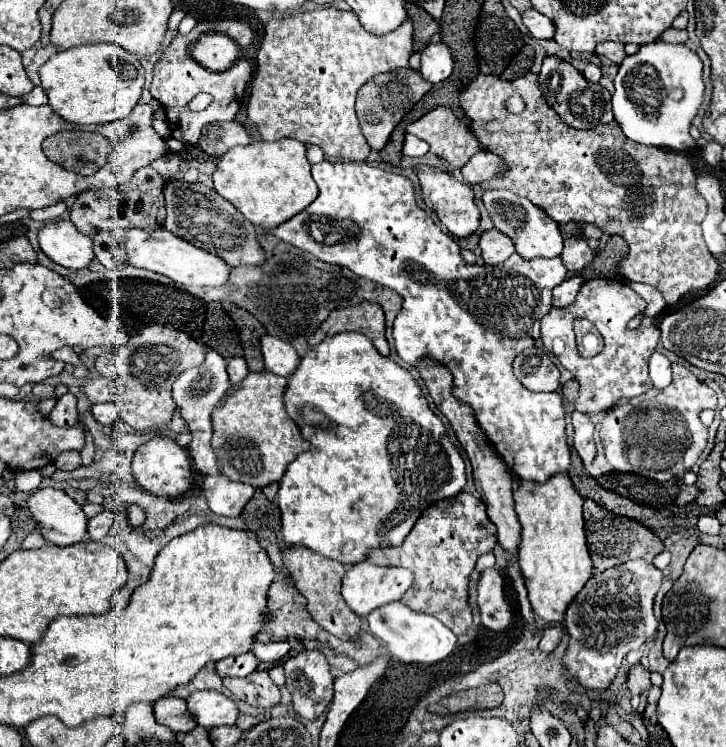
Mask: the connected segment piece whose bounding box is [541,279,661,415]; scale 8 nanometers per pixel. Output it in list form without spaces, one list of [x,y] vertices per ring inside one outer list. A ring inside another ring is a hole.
[[[591,279],[585,281],[577,293],[577,299],[567,309],[553,309],[541,321],[541,341],[549,353],[553,353],[559,363],[573,373],[577,383],[581,385],[579,399],[575,401],[575,409],[581,413],[599,413],[609,411],[619,401],[633,399],[653,389],[653,381],[649,379],[649,357],[655,353],[659,343],[659,329],[651,317],[643,317],[637,329],[627,329],[627,323],[637,315],[645,313],[645,301],[625,283],[617,279]],[[583,317],[589,319],[595,329],[603,335],[605,347],[595,357],[581,357],[575,345],[573,319]]]

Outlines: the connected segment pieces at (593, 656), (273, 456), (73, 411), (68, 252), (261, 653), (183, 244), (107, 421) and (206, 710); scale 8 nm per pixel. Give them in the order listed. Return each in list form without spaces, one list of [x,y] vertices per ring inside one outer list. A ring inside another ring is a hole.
[[[627,561],[597,573],[567,609],[563,627],[567,629],[567,655],[563,657],[565,675],[587,689],[607,689],[615,679],[623,657],[639,649],[657,631],[653,601],[661,587],[663,573],[643,561]]]
[[[269,371],[249,373],[239,385],[233,385],[227,397],[213,409],[213,451],[217,455],[219,471],[231,481],[263,489],[273,481],[281,481],[287,465],[309,449],[309,443],[301,437],[297,425],[283,407],[285,387],[287,377]]]
[[[65,393],[57,401],[57,405],[53,407],[53,411],[49,413],[51,423],[57,425],[57,427],[65,427],[65,429],[73,427],[77,423],[77,417],[79,415],[77,415],[77,407],[75,407],[75,397],[71,393]]]
[[[53,221],[53,223],[47,223],[41,231],[39,231],[39,245],[41,245],[41,251],[51,259],[55,261],[57,265],[61,267],[67,267],[67,269],[83,269],[87,267],[91,261],[93,261],[93,241],[79,233],[77,227],[71,223],[71,221]]]
[[[275,641],[275,643],[253,643],[253,653],[259,661],[279,661],[281,657],[285,657],[289,651],[289,643],[287,641]]]
[[[163,227],[153,233],[143,233],[139,229],[127,231],[127,255],[129,263],[133,267],[149,269],[155,273],[161,273],[169,277],[171,281],[179,285],[199,285],[199,287],[221,287],[227,283],[229,273],[233,267],[229,267],[221,257],[207,253],[203,249],[197,249],[195,245],[167,233]]]
[[[101,403],[101,405],[93,405],[93,417],[99,425],[105,427],[115,427],[117,419],[119,419],[119,407],[115,403]]]
[[[195,691],[187,699],[187,707],[193,719],[205,729],[213,729],[219,725],[235,725],[239,715],[237,703],[215,691]]]

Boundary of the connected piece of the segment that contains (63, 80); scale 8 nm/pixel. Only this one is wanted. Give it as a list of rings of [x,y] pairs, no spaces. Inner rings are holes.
[[[93,43],[59,51],[39,69],[39,77],[53,111],[77,125],[125,119],[139,103],[145,83],[139,59],[115,43]]]

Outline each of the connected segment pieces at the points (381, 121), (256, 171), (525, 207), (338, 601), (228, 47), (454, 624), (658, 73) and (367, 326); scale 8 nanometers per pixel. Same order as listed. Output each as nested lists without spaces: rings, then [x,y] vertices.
[[[399,67],[387,73],[381,73],[373,79],[369,79],[357,93],[357,119],[361,125],[361,133],[367,139],[369,147],[375,151],[381,151],[391,135],[391,131],[399,125],[399,121],[411,111],[411,107],[431,89],[431,83],[421,77],[419,71],[411,67]]]
[[[279,139],[279,141],[255,141],[245,147],[233,147],[229,149],[219,161],[217,171],[213,173],[215,191],[225,197],[235,209],[239,209],[247,221],[251,221],[261,233],[271,233],[281,223],[291,219],[293,215],[307,209],[315,197],[317,197],[317,185],[311,177],[311,165],[305,159],[305,143],[299,143],[295,139]]]
[[[493,189],[493,191],[483,193],[483,205],[485,205],[493,225],[513,239],[515,251],[521,257],[533,259],[533,257],[559,257],[561,255],[563,237],[561,237],[559,225],[555,225],[555,221],[551,221],[551,217],[547,217],[547,213],[543,213],[543,209],[535,207],[525,197],[519,197],[505,189]]]
[[[295,545],[283,547],[281,557],[297,589],[307,597],[307,611],[311,613],[313,621],[317,621],[325,631],[333,633],[339,639],[355,639],[361,631],[361,619],[347,607],[347,603],[341,597],[341,579],[343,579],[345,567],[339,561],[313,553],[307,547],[295,547]]]
[[[207,33],[191,45],[191,57],[209,71],[227,71],[241,59],[241,47],[223,33]]]
[[[459,493],[427,507],[399,547],[373,549],[369,553],[369,561],[411,569],[413,587],[401,601],[413,611],[435,615],[455,635],[461,635],[471,627],[471,607],[467,603],[469,573],[479,555],[493,551],[495,543],[495,525],[489,523],[483,501],[469,493]]]
[[[655,41],[641,45],[639,53],[625,57],[615,77],[613,115],[621,125],[625,137],[643,145],[677,147],[675,151],[687,151],[695,147],[695,139],[689,135],[689,125],[697,115],[703,99],[703,63],[695,51],[687,45],[673,45]]]
[[[363,301],[331,311],[329,317],[319,325],[319,329],[309,337],[309,347],[315,347],[325,337],[341,331],[357,331],[367,335],[381,355],[389,355],[389,345],[385,339],[385,315],[381,305]]]

